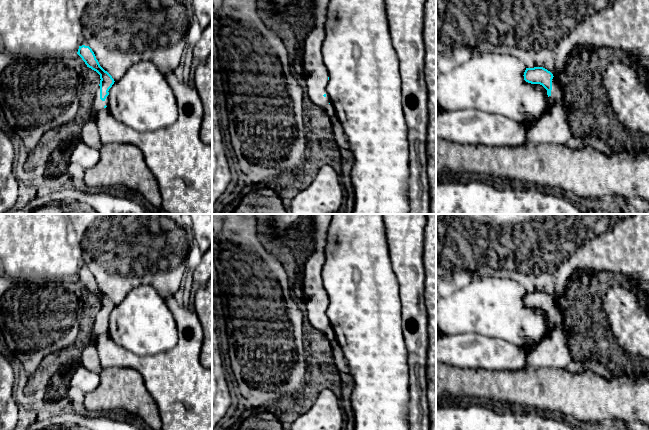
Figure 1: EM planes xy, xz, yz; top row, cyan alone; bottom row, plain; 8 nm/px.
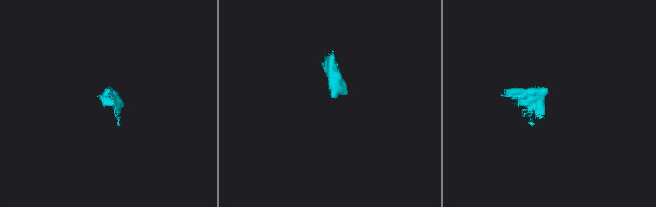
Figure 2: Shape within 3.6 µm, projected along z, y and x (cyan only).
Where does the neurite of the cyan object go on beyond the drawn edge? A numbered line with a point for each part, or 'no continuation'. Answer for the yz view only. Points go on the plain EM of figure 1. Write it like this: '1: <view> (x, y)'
1: yz (556, 321)

